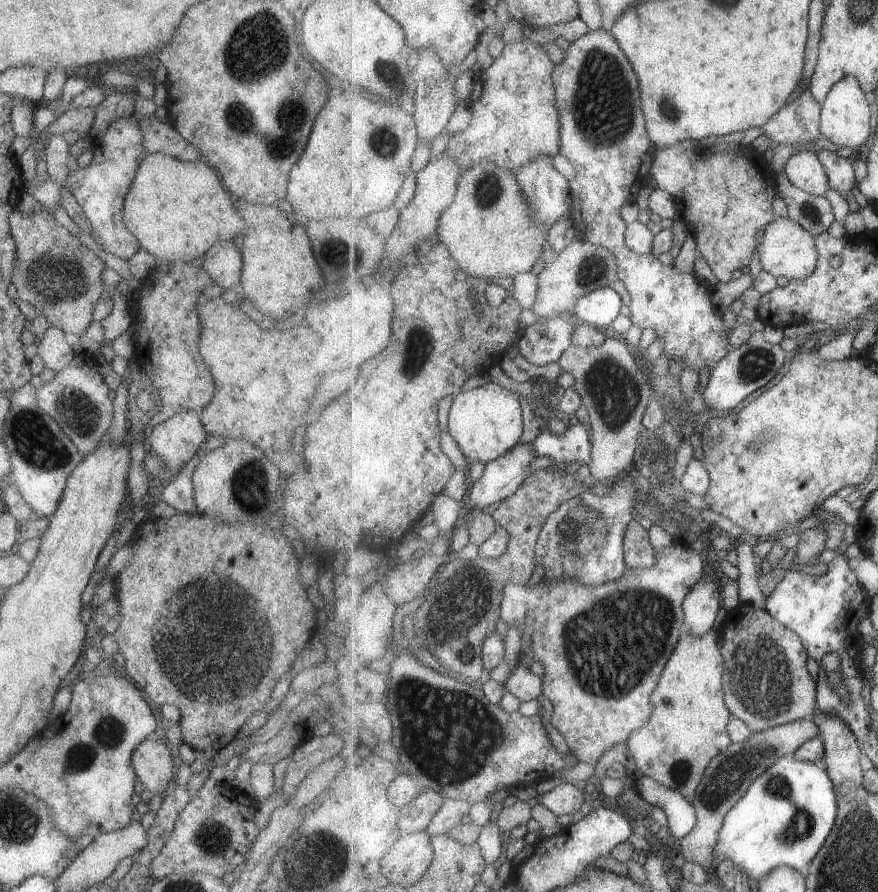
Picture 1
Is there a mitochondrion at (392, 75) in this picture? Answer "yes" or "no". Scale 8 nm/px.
yes

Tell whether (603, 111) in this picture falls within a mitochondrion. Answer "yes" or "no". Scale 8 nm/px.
yes

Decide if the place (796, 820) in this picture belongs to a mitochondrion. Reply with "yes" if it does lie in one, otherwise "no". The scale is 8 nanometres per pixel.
yes

